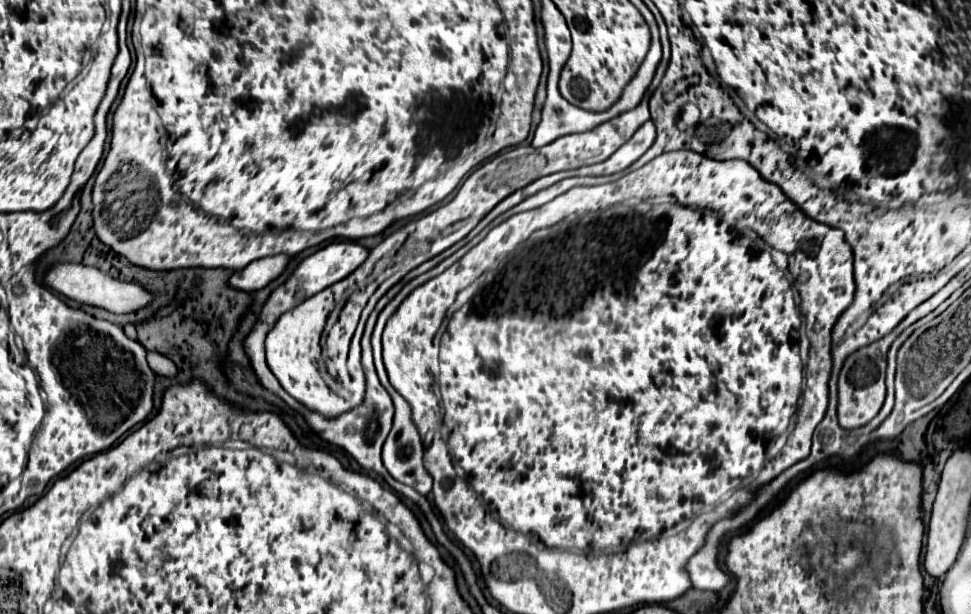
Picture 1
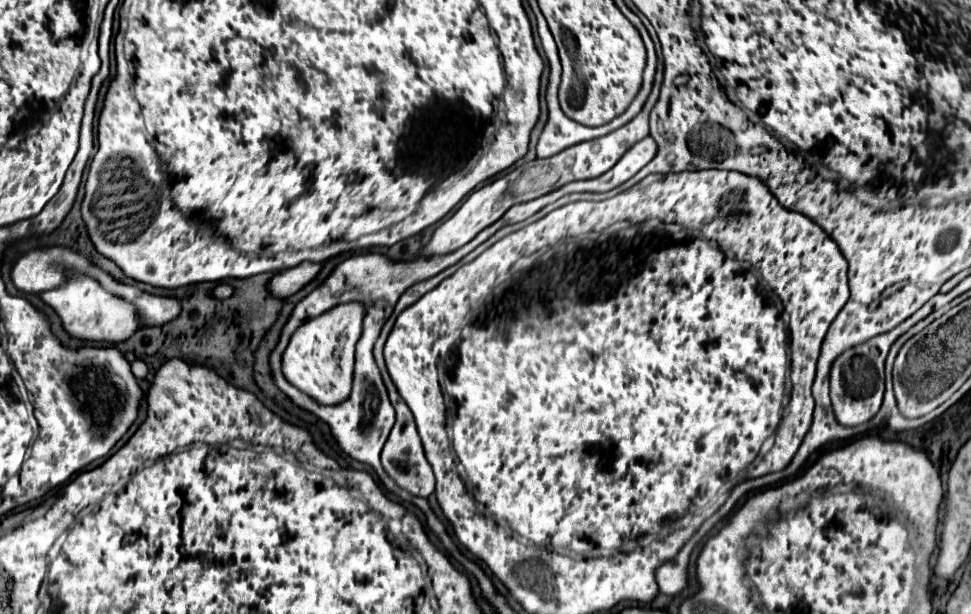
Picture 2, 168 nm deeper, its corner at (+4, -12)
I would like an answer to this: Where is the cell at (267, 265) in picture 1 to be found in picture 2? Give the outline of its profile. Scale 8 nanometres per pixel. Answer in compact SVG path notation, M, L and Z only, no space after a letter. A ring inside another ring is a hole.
M301 262L293 268L281 270L273 274L273 278L267 282L267 288L269 288L267 292L275 298L287 298L297 290L301 290L309 280L313 280L319 270L321 270L321 264L313 264L313 262Z

